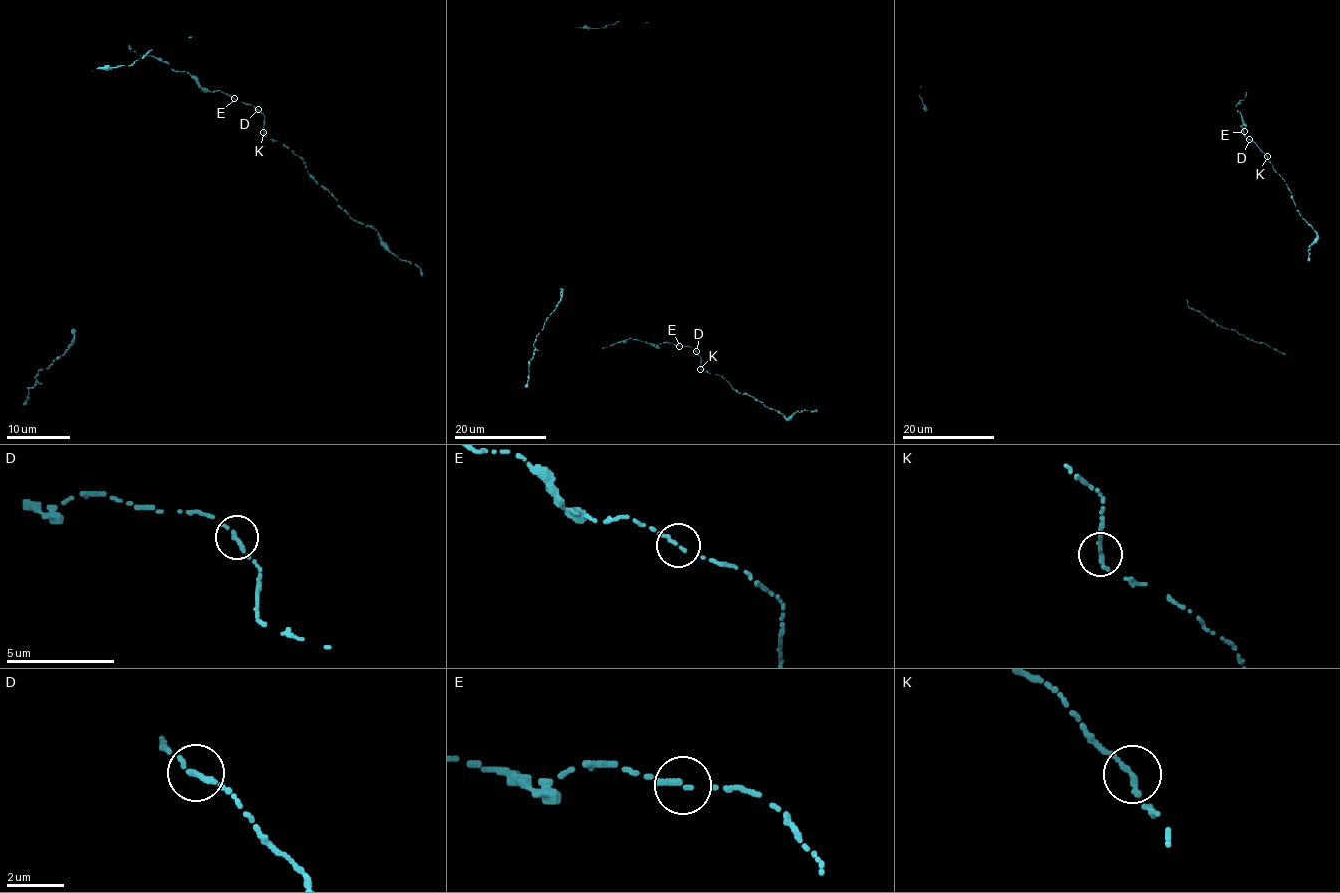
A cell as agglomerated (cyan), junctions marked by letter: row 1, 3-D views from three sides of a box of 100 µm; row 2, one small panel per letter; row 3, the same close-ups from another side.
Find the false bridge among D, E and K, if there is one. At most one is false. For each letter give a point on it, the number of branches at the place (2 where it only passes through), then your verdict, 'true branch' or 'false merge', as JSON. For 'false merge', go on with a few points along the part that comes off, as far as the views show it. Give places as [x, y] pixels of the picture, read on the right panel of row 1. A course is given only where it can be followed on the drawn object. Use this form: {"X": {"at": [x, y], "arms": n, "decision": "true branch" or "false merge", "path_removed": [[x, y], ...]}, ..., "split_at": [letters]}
{"D": {"at": [1249, 139], "arms": 1, "decision": "true branch"}, "E": {"at": [1244, 131], "arms": 1, "decision": "true branch"}, "K": {"at": [1267, 156], "arms": 1, "decision": "true branch"}, "split_at": []}

